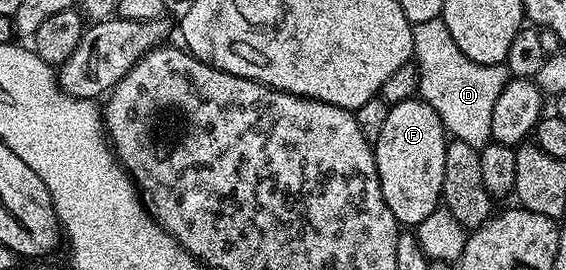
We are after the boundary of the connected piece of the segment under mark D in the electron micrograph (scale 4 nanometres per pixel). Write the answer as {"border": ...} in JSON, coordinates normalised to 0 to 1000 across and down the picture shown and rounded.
{"border":[[[777,63],[730,89],[730,219],[740,270],[737,352],[769,419],[776,419],[799,511],[839,548],[859,544],[869,519],[867,415],[882,344],[899,311],[899,252],[890,233],[846,241],[804,167],[797,119]]]}

